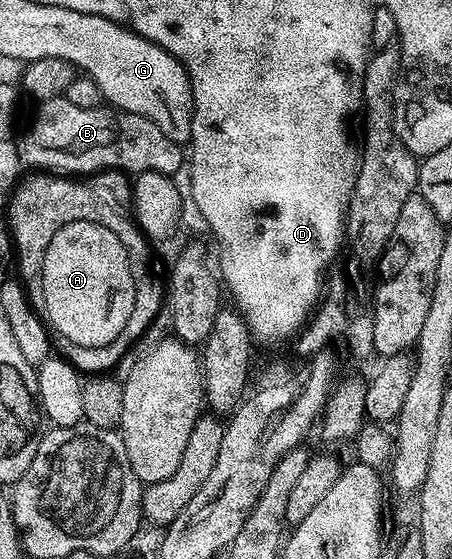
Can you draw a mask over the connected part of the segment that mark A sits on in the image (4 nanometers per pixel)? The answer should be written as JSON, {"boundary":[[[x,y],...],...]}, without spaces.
{"boundary":[[[90,220],[67,222],[55,234],[49,237],[43,258],[39,262],[41,268],[41,300],[45,303],[44,319],[48,327],[57,336],[75,342],[81,348],[98,348],[107,346],[123,330],[127,318],[131,318],[131,306],[135,306],[135,282],[131,278],[129,255],[107,230],[107,226],[99,226]]]}

